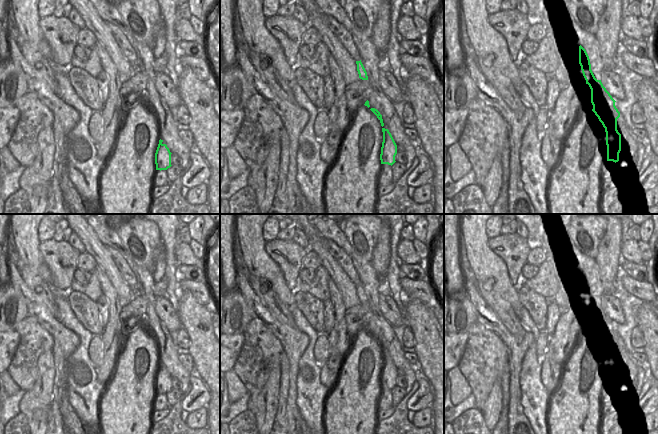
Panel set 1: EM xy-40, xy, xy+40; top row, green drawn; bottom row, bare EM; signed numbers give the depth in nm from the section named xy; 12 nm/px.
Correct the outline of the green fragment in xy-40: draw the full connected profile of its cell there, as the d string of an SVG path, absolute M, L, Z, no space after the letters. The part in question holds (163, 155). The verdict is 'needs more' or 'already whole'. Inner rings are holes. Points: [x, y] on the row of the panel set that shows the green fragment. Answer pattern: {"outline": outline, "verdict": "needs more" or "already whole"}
{"outline": "M159 140L159 144L155 153L156 170L167 170L171 165L171 152L166 144Z", "verdict": "already whole"}

